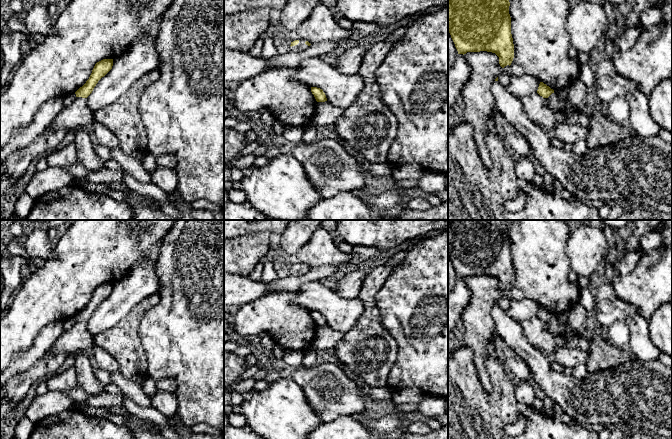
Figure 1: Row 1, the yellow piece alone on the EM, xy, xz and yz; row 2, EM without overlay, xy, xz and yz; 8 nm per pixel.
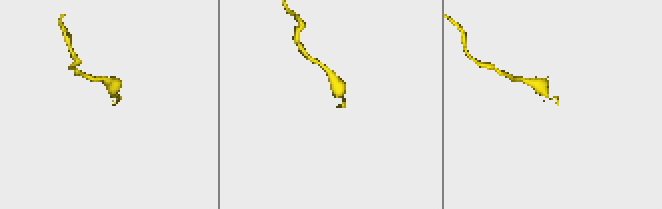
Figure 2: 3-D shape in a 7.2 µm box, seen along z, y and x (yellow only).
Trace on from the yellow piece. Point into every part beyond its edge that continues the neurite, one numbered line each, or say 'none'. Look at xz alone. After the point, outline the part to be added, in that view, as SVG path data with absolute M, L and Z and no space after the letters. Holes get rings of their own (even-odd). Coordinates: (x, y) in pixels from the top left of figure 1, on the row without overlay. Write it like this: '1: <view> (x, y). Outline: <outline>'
1: xz (301, 270). Outline: M299 264L299 267L295 270L290 271L291 275L302 276L305 275L309 270L305 268L306 264Z

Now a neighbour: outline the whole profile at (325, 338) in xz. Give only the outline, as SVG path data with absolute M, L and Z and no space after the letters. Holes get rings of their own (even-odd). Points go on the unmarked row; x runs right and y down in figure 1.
M317 326L312 347L319 354L334 349L336 344L344 337L344 333L333 330L330 326Z

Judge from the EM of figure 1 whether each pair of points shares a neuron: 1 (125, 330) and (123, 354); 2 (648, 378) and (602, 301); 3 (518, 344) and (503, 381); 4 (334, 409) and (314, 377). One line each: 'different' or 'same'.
1: same
2: different
3: different
4: same

